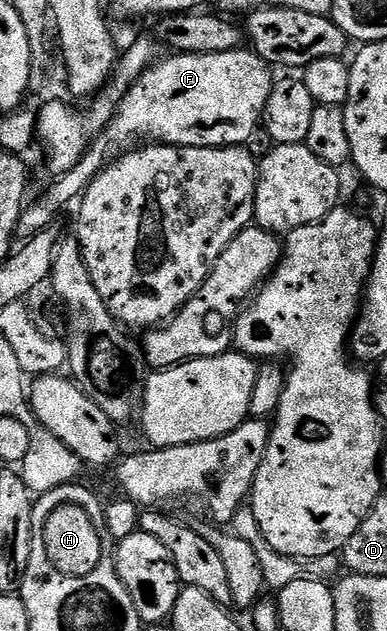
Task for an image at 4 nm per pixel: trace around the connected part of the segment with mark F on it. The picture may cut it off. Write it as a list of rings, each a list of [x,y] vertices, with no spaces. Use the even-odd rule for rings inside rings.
[[[238,48],[235,50],[228,50],[227,52],[219,52],[218,54],[182,54],[180,52],[174,53],[173,58],[169,58],[166,62],[158,61],[156,64],[153,64],[145,71],[145,74],[142,75],[140,79],[133,86],[130,87],[128,93],[126,93],[125,98],[122,99],[121,105],[117,108],[117,112],[114,115],[112,121],[110,121],[105,130],[99,134],[94,141],[90,144],[89,150],[79,160],[79,164],[75,168],[71,168],[66,174],[60,175],[56,179],[54,186],[42,196],[38,202],[30,201],[28,205],[22,209],[21,219],[17,225],[17,234],[22,237],[22,239],[28,240],[34,238],[41,230],[50,229],[54,225],[53,221],[57,218],[57,213],[68,204],[69,201],[74,198],[74,200],[80,199],[84,195],[85,191],[88,190],[89,185],[97,179],[97,175],[109,165],[111,159],[115,160],[121,156],[125,151],[128,151],[130,148],[136,147],[137,142],[140,138],[149,138],[150,143],[153,144],[164,144],[166,146],[245,146],[248,143],[248,138],[252,136],[256,130],[259,130],[259,127],[262,125],[265,109],[267,108],[267,100],[271,96],[273,91],[273,83],[275,81],[274,71],[271,69],[268,62],[265,62],[259,57],[259,55],[254,54],[252,49],[249,48]]]

